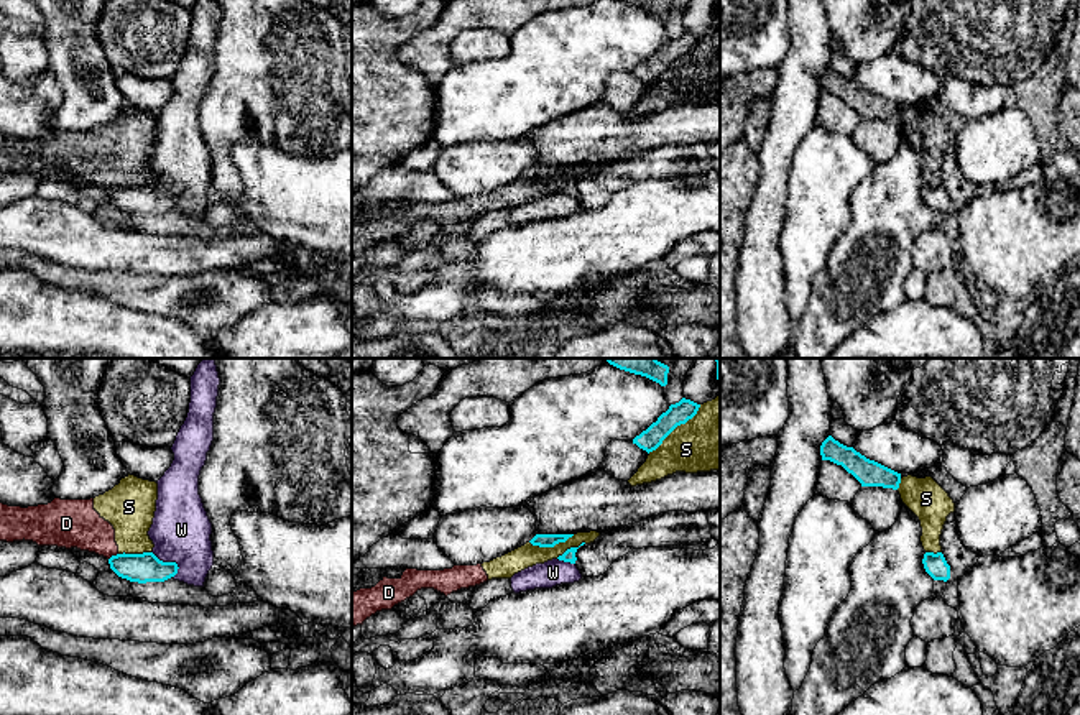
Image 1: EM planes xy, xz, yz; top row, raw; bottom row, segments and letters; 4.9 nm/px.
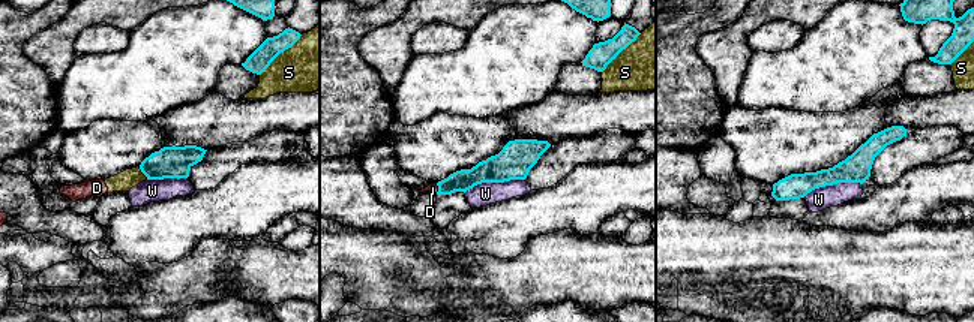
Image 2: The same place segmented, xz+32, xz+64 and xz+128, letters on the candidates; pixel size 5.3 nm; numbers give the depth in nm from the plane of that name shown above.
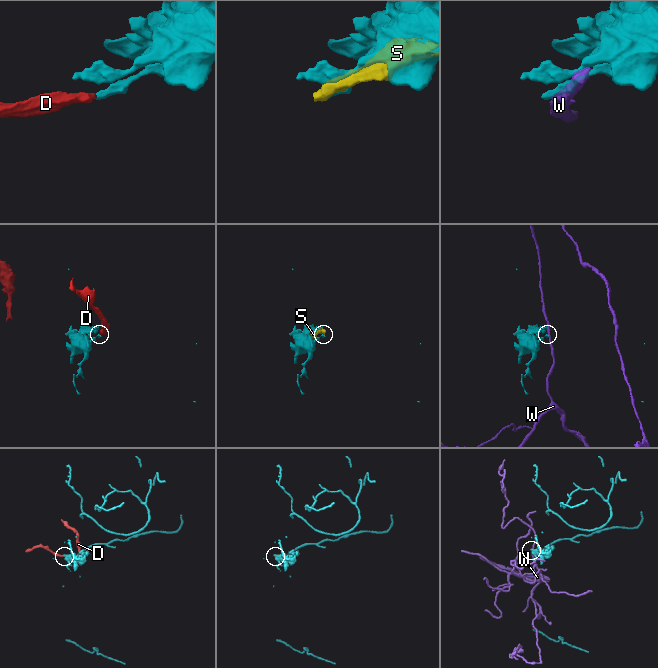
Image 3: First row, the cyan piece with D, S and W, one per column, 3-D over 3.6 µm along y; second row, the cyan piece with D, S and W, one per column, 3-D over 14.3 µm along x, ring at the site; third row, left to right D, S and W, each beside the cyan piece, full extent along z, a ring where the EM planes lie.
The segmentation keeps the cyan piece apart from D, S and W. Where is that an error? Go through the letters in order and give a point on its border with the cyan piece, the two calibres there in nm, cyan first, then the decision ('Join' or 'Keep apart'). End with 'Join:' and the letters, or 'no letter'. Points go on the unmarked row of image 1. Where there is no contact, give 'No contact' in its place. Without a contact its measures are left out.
D: Touches cyan at xy (112, 188). Thickness 140 nm (cyan) against 240 nm. Keep apart
S: Touches cyan at xz (676, 58). Thickness 110 nm (cyan) against 320 nm. Keep apart
W: Touches cyan at xy (168, 194). Thickness 140 nm (cyan) against 300 nm. Keep apart
Join: no letter

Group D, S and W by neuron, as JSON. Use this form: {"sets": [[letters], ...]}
{"sets": [["D", "S"], ["W"]]}

